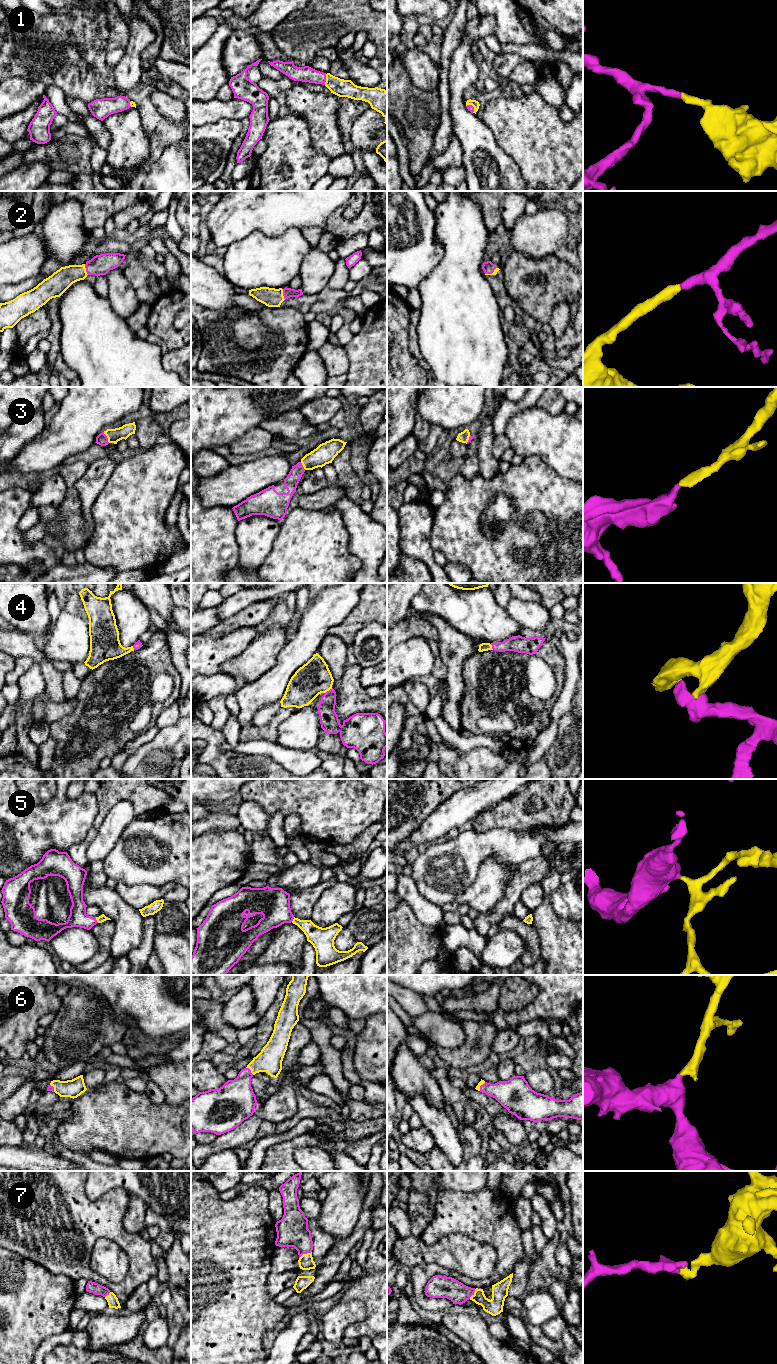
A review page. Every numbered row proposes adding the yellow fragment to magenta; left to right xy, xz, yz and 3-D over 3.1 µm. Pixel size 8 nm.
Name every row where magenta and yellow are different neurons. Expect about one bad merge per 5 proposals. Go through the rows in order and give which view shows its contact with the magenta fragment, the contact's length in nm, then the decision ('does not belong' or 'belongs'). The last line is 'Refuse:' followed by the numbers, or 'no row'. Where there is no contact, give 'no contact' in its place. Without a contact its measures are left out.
1: xz | 90 nm | belongs
2: xy | 90 nm | belongs
3: xy | 100 nm | belongs
4: xz | 80 nm | belongs
5: xy | 50 nm | belongs
6: xz | 90 nm | belongs
7: xz | 120 nm | belongs
Refuse: no row

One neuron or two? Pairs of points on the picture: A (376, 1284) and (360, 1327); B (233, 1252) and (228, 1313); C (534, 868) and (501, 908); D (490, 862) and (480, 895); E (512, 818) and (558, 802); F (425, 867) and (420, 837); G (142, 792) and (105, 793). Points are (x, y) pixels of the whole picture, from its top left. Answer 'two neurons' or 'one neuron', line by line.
A: one neuron
B: one neuron
C: one neuron
D: one neuron
E: one neuron
F: two neurons
G: one neuron

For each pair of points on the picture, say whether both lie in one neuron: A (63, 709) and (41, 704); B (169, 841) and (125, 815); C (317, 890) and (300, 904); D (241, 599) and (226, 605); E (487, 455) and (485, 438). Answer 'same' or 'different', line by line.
A: different
B: different
C: same
D: same
E: same

